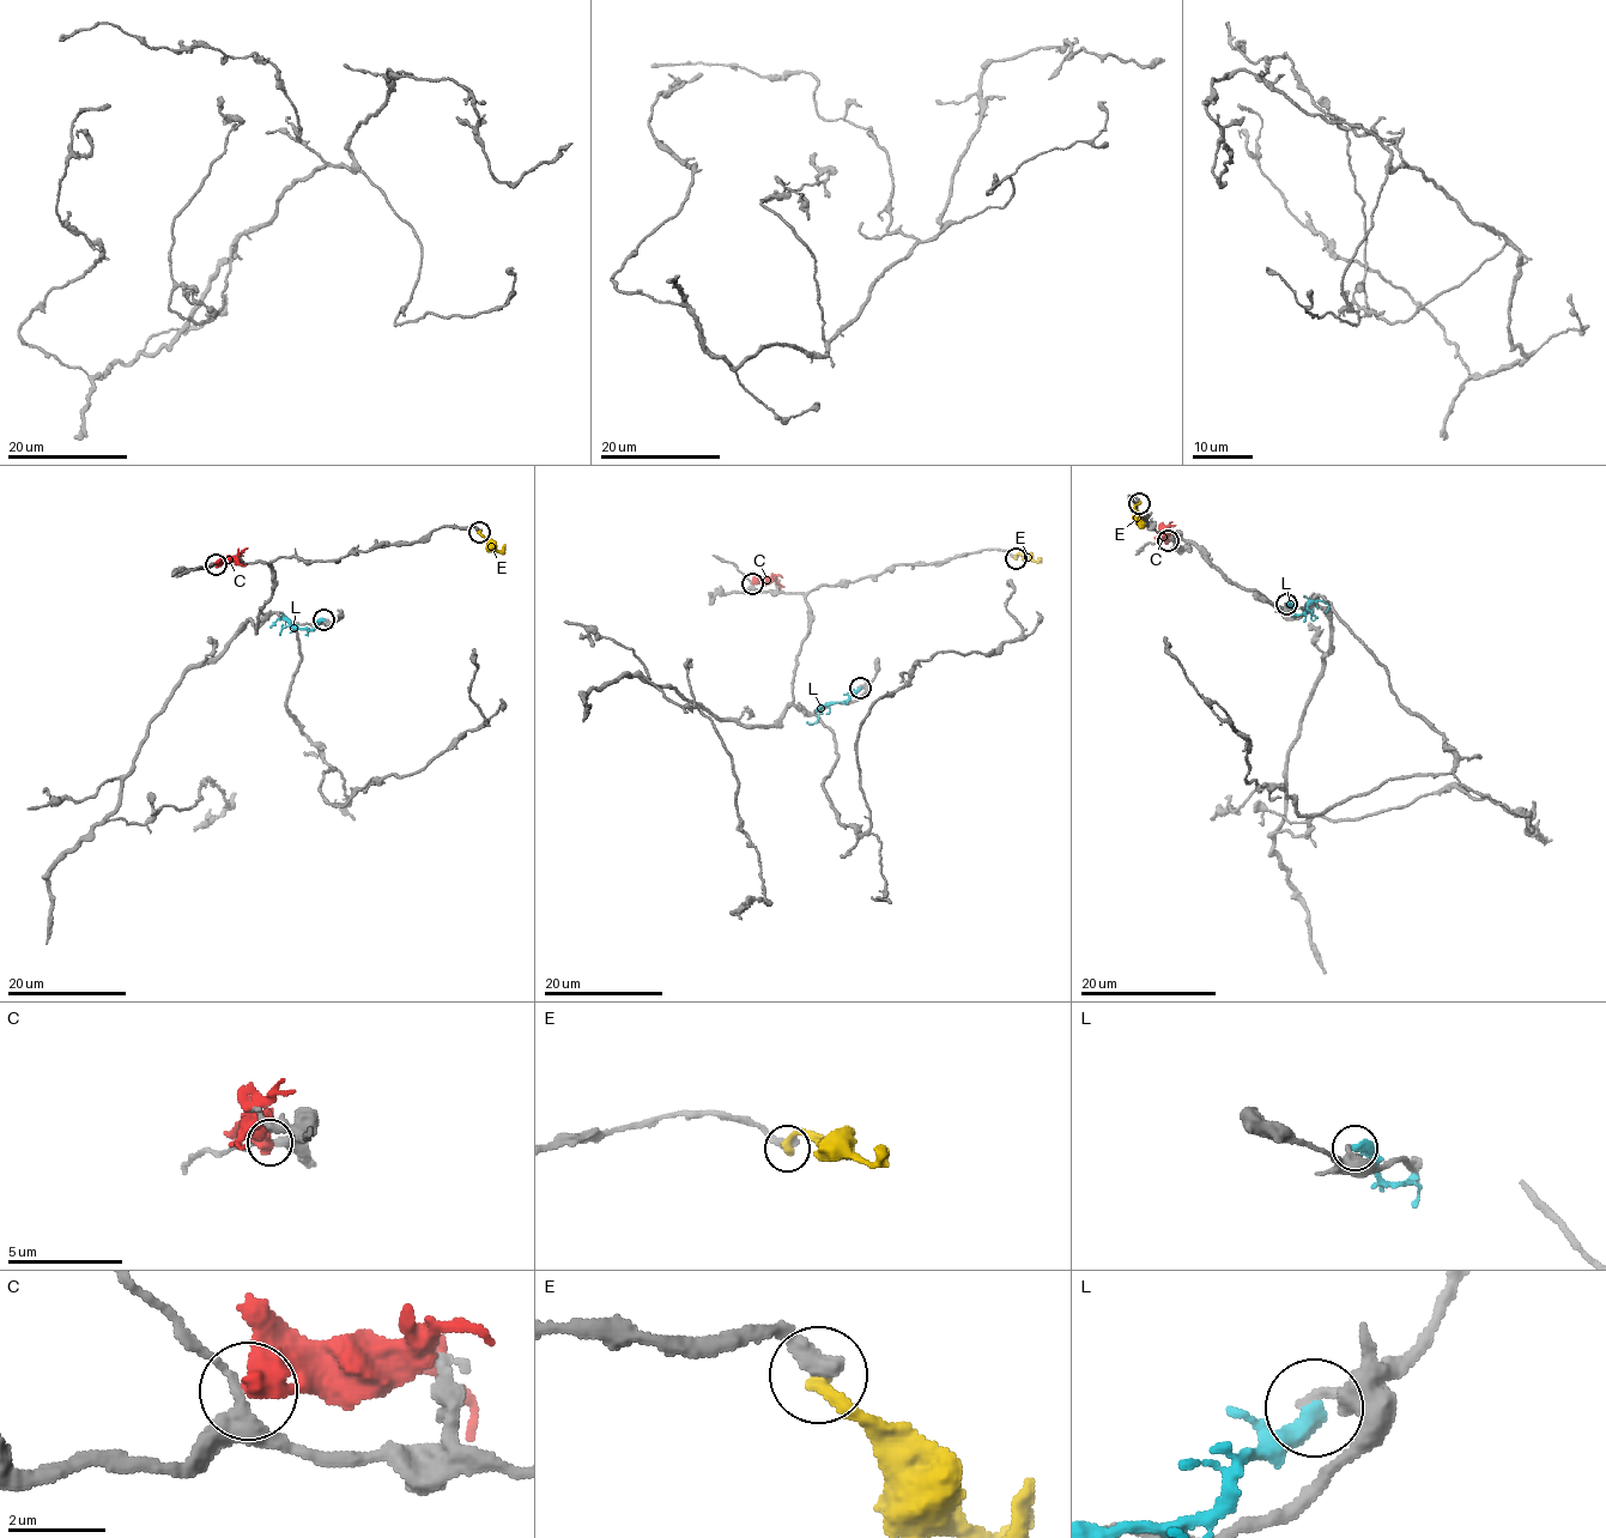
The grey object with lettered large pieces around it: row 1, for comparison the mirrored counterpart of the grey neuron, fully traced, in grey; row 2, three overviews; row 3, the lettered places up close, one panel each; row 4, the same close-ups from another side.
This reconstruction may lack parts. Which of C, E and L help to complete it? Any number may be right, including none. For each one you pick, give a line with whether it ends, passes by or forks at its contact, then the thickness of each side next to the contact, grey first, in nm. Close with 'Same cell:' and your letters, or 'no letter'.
Same cell: no letter

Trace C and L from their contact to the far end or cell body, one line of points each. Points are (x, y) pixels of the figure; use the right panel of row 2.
C: (1168, 540), (1164, 531), (1171, 522)
L: (1288, 604), (1296, 613), (1302, 613), (1313, 601), (1322, 600), (1328, 605), (1326, 612)

